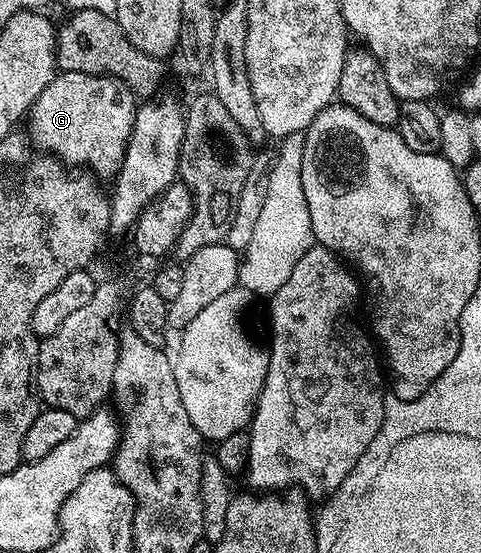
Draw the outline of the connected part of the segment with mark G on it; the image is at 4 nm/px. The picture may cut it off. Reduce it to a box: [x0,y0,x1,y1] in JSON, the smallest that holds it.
[28,71,136,177]

